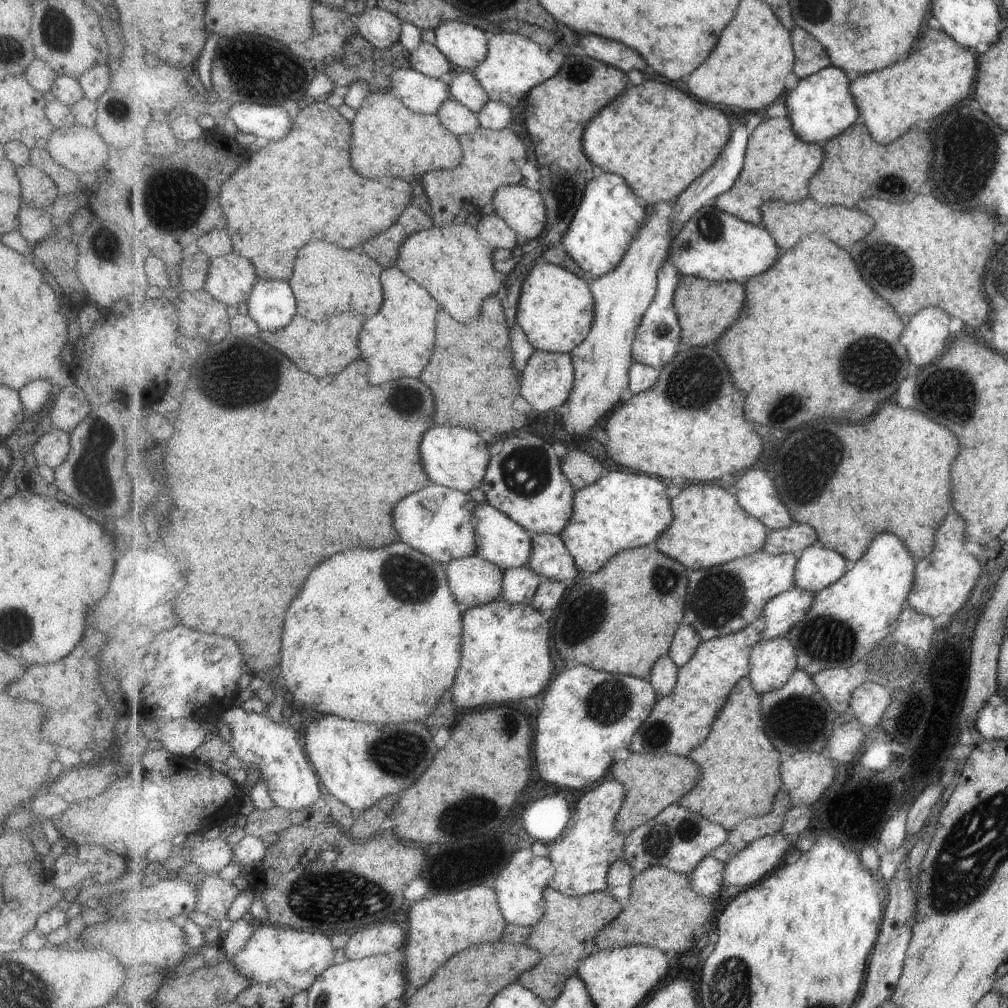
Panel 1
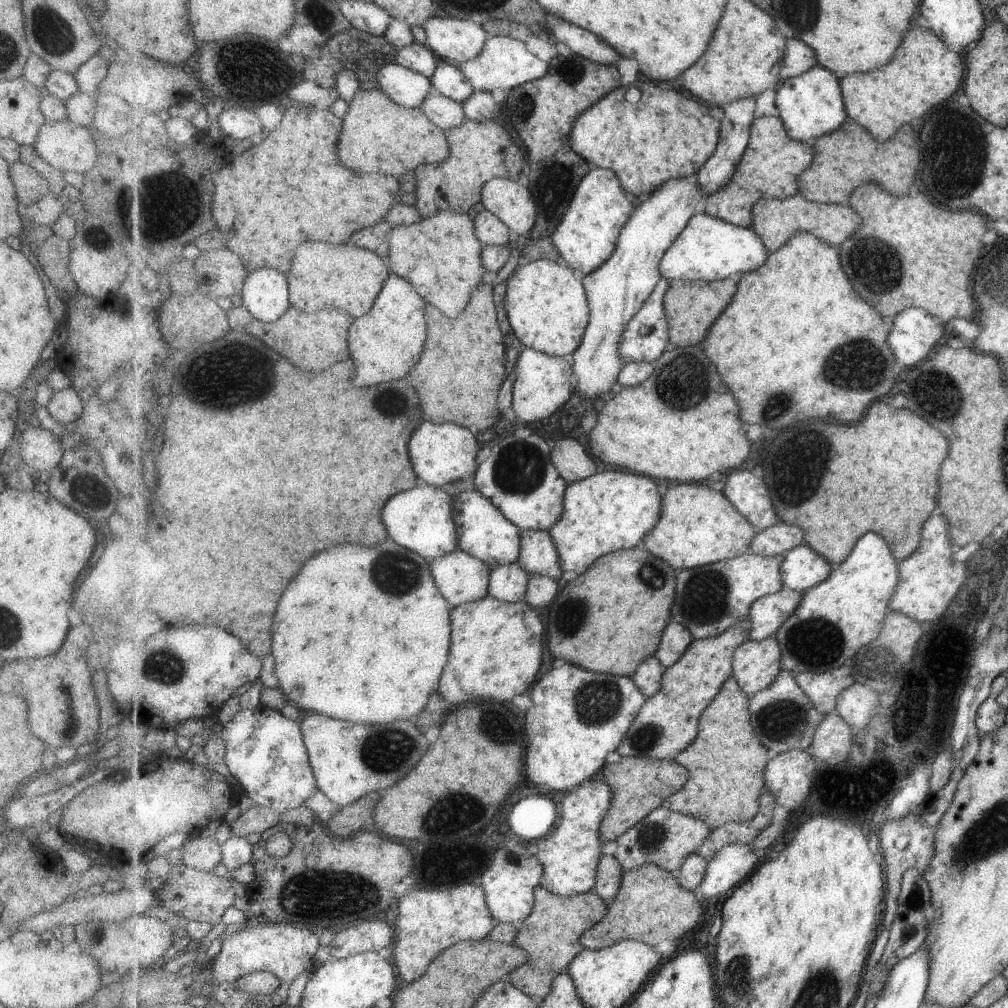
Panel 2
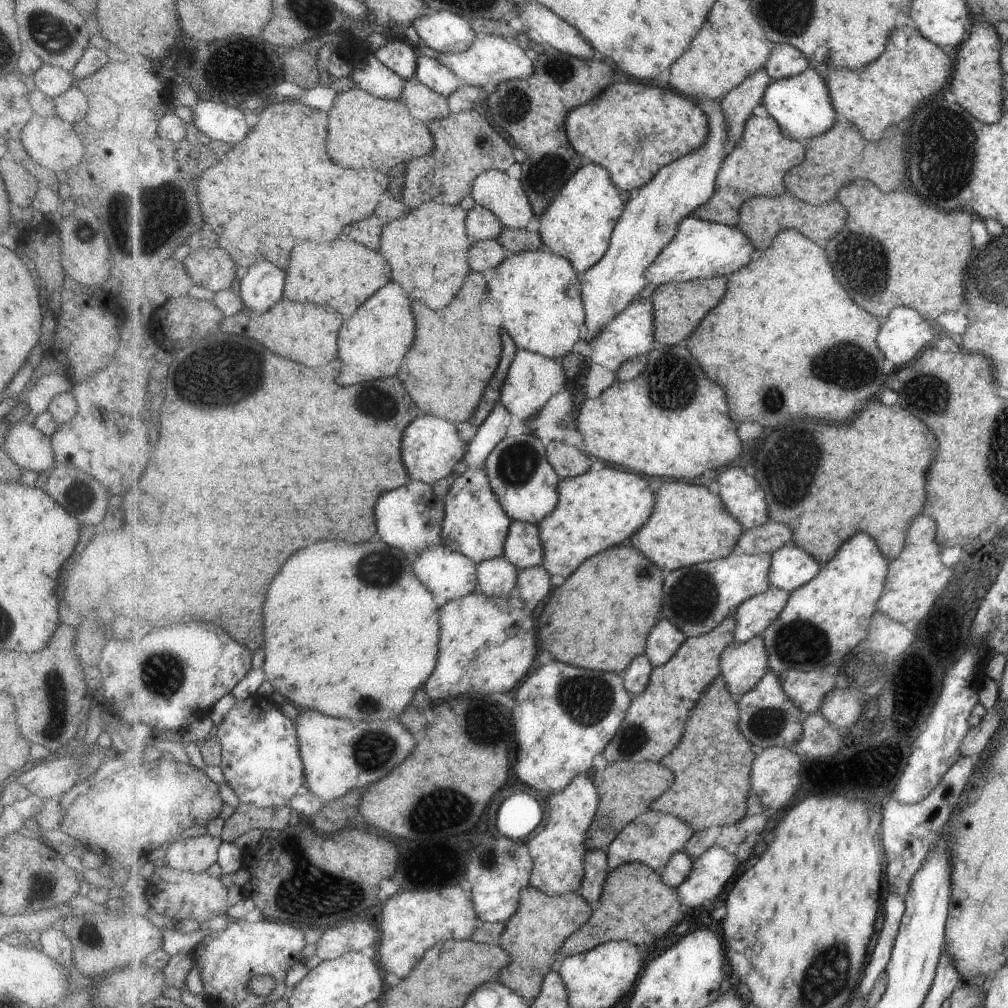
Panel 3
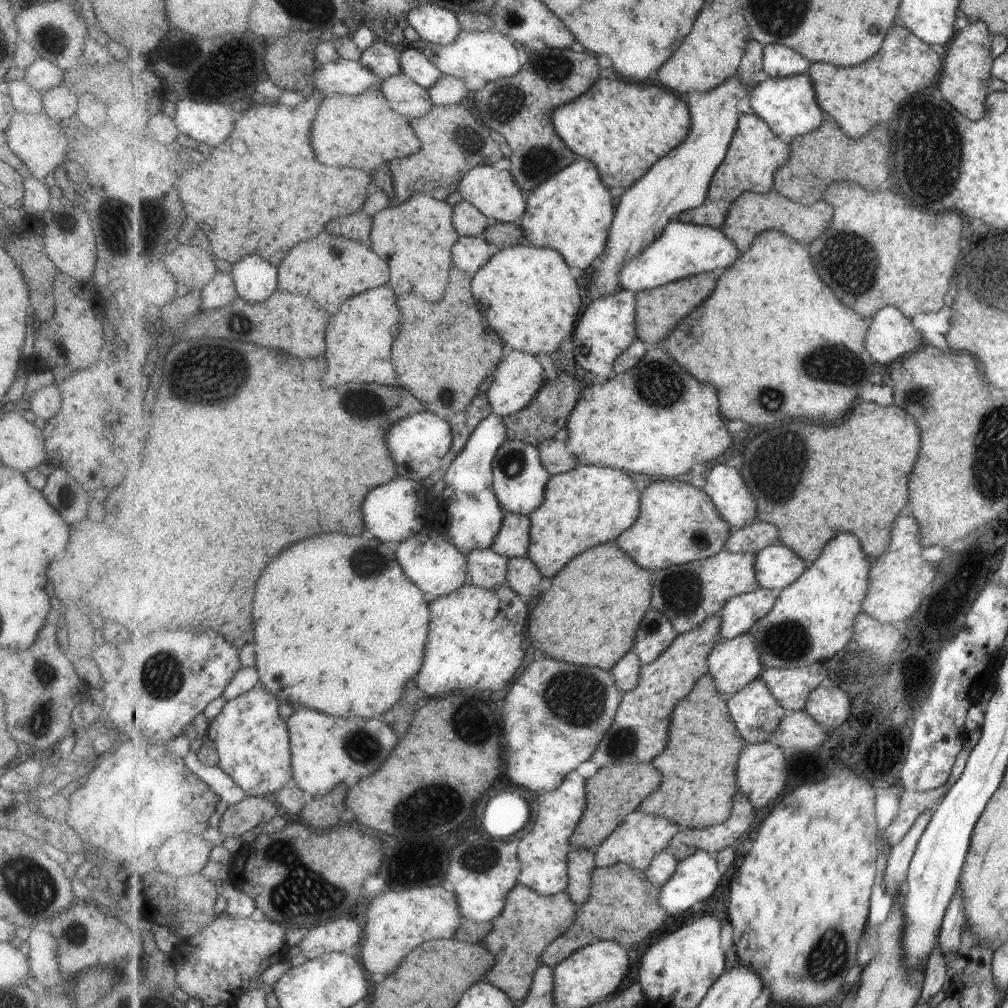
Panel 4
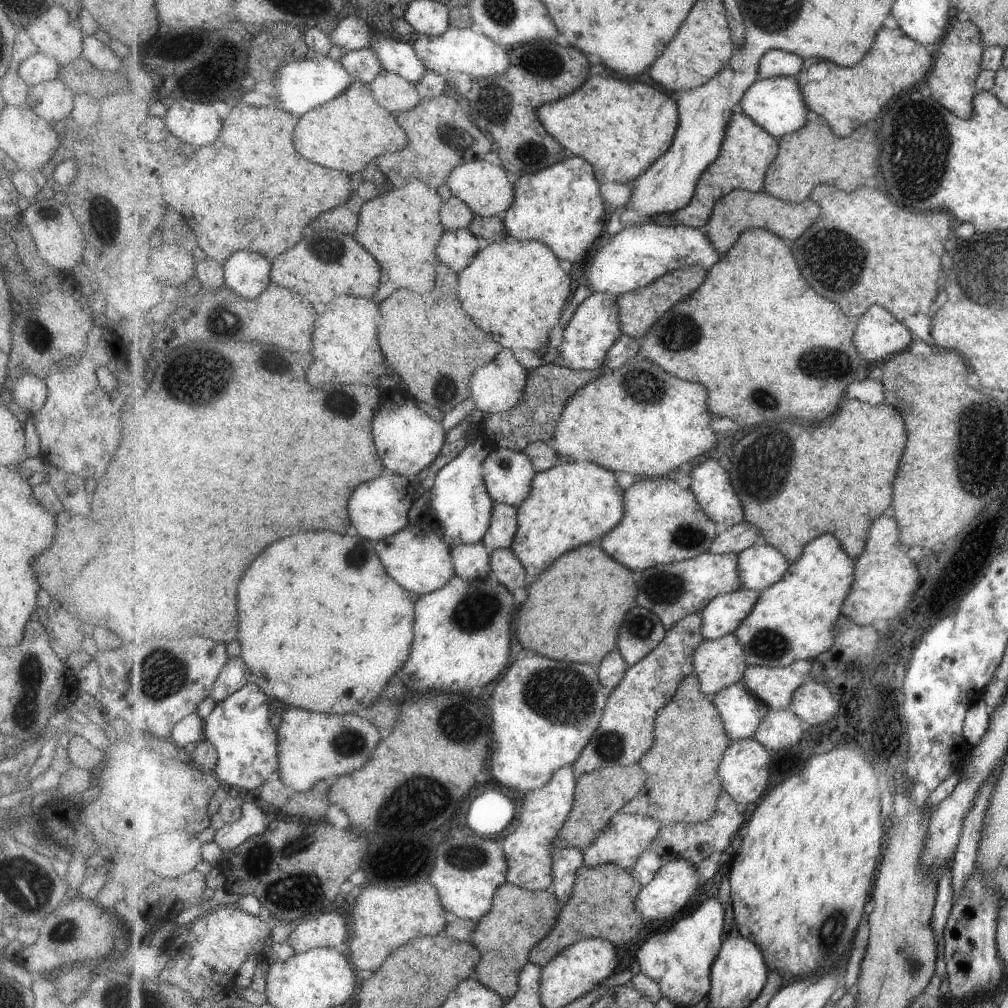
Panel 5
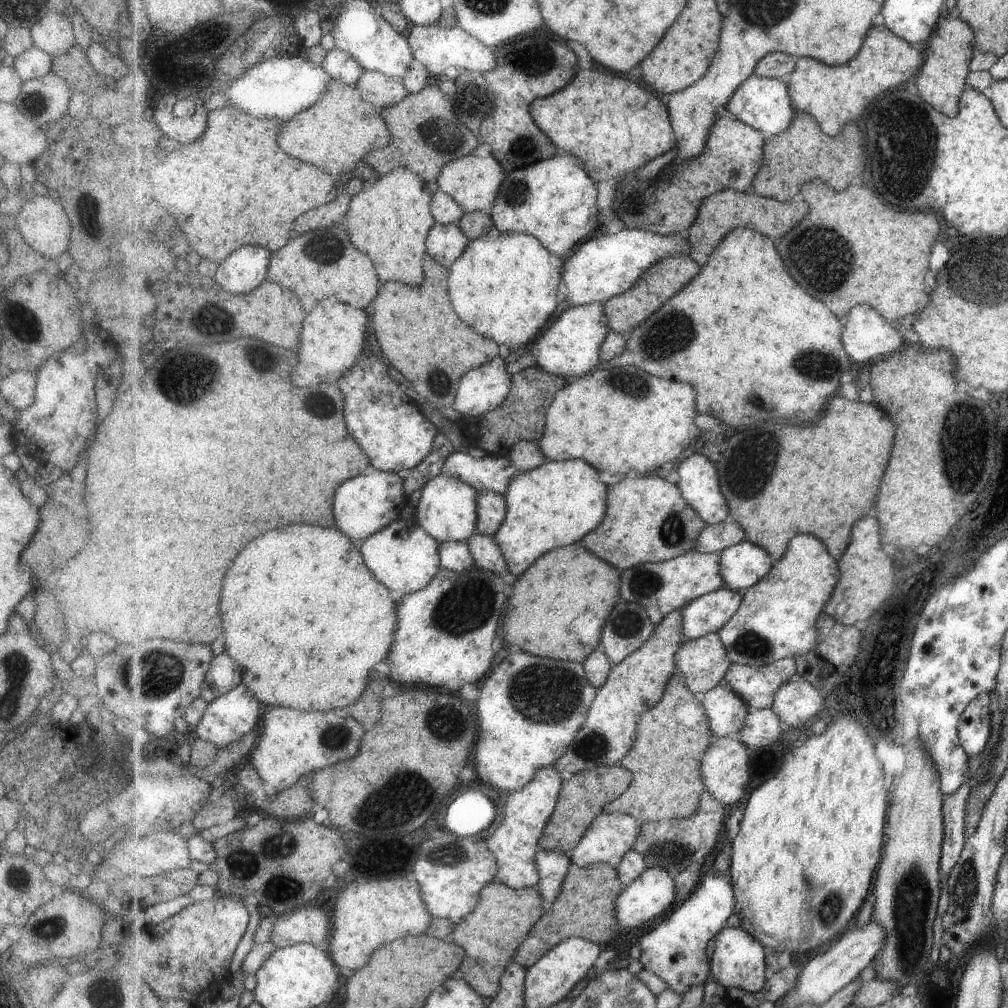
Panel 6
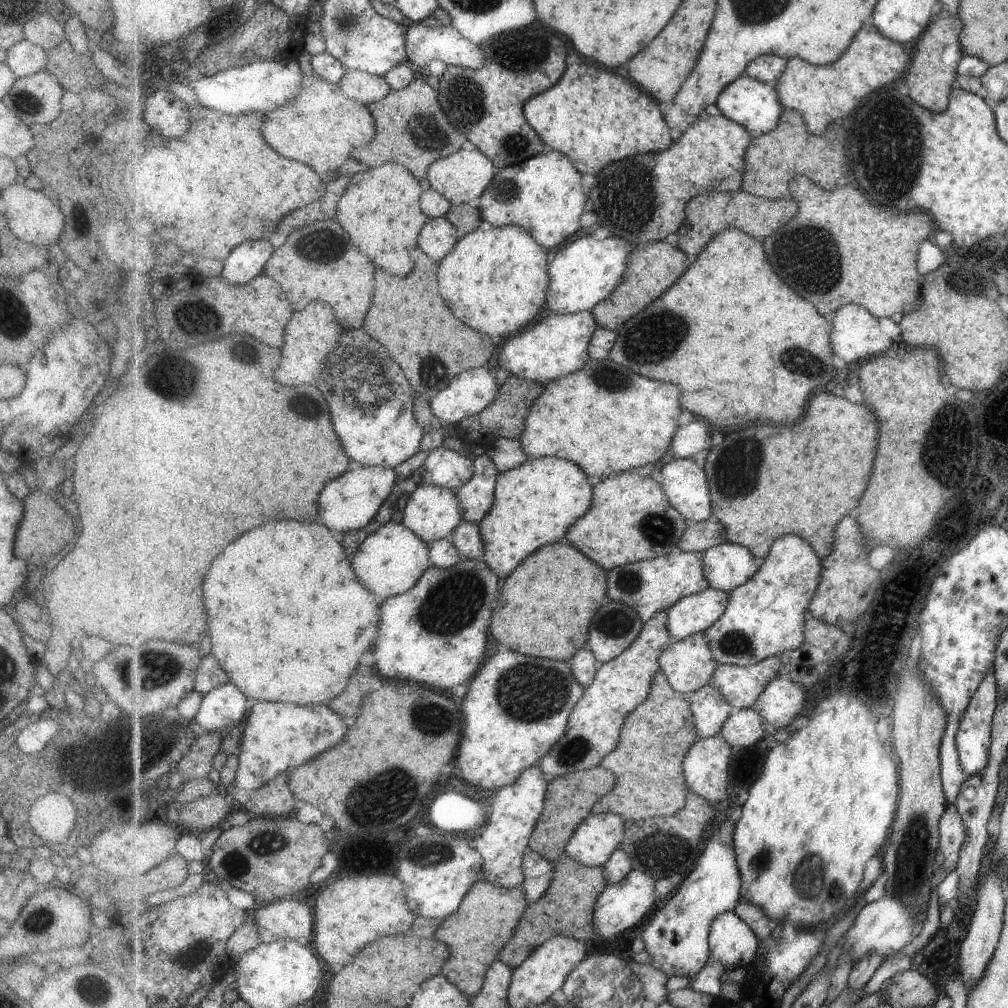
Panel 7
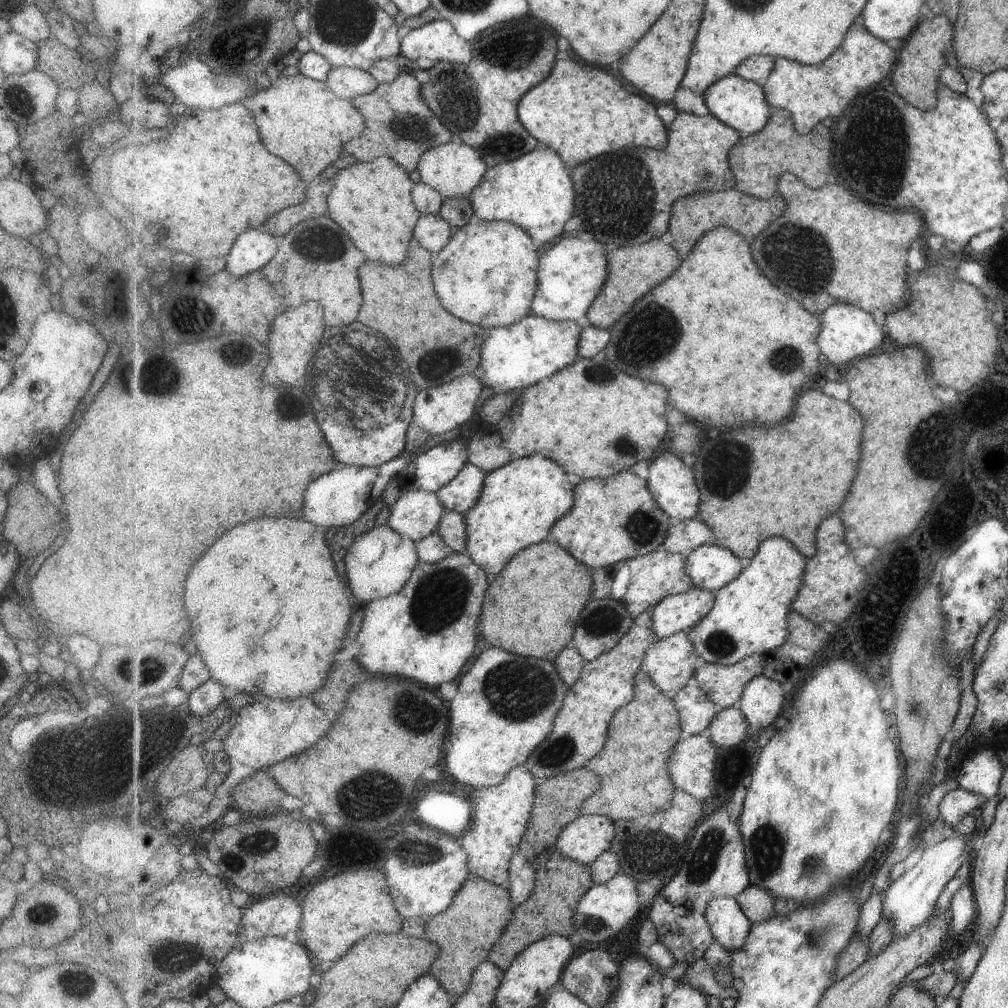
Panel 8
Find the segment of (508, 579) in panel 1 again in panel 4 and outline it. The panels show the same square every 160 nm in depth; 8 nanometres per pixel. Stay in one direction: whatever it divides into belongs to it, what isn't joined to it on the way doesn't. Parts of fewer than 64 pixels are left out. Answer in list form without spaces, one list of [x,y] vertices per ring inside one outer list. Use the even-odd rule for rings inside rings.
[[[478,549],[468,555],[469,582],[486,589],[496,589],[507,582],[510,559],[493,549]]]

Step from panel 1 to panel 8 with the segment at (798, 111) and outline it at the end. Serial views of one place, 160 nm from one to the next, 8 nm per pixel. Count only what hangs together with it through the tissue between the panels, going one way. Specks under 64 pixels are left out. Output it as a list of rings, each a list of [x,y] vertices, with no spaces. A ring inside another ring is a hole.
[[[736,72],[718,80],[704,95],[711,109],[711,114],[718,116],[725,124],[736,128],[743,137],[762,131],[770,122],[773,106],[767,100],[764,86],[739,76]]]

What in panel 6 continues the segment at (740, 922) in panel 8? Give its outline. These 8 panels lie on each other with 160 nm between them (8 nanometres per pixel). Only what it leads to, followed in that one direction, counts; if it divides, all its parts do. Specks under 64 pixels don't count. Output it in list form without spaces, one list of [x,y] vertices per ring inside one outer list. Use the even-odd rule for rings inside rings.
[[[723,927],[723,930],[715,936],[711,950],[710,972],[713,978],[729,988],[741,988],[745,992],[757,992],[767,982],[767,962],[765,956],[768,951],[763,943],[743,927]]]

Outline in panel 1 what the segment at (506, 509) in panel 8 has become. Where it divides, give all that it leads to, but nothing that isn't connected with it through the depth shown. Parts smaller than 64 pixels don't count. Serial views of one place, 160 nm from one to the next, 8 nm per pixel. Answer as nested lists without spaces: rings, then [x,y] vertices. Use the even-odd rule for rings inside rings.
[[[614,470],[606,473],[592,485],[576,492],[574,514],[566,526],[566,530],[560,536],[566,542],[570,553],[575,557],[581,574],[584,575],[596,573],[621,551],[655,544],[673,522],[673,498],[669,498],[667,484],[663,480],[655,480],[655,476],[647,476],[647,474]]]

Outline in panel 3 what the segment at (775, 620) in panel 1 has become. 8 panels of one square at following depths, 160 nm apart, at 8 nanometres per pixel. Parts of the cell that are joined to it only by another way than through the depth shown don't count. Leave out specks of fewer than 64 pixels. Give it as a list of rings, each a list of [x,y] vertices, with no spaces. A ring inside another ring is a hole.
[[[771,585],[767,592],[747,599],[736,614],[738,627],[734,634],[735,640],[744,643],[765,632],[782,614],[790,602],[790,596],[789,591]]]

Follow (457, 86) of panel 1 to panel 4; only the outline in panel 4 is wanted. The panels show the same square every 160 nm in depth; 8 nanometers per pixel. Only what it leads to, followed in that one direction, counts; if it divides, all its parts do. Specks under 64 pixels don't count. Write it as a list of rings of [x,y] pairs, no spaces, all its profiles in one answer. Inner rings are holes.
[[[409,45],[401,47],[401,68],[403,73],[413,78],[417,84],[424,88],[431,88],[441,76],[441,70],[423,54],[421,45]]]

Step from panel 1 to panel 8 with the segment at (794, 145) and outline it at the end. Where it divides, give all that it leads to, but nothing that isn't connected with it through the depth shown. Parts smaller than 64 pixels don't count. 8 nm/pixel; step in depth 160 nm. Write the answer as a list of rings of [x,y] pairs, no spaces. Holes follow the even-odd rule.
[[[679,113],[677,120],[668,124],[668,130],[670,142],[668,147],[662,151],[652,148],[627,148],[623,152],[617,151],[613,154],[607,154],[607,156],[599,156],[599,160],[589,160],[587,164],[581,164],[579,168],[573,170],[575,172],[575,184],[579,184],[579,212],[583,212],[583,238],[585,236],[589,238],[589,234],[593,234],[595,240],[598,240],[601,244],[606,244],[609,250],[637,246],[653,239],[659,239],[665,232],[670,230],[674,204],[679,199],[697,191],[724,191],[737,188],[738,180],[730,165],[730,152],[743,136],[736,128],[725,124],[718,116],[711,113],[705,116],[699,116],[697,113]]]

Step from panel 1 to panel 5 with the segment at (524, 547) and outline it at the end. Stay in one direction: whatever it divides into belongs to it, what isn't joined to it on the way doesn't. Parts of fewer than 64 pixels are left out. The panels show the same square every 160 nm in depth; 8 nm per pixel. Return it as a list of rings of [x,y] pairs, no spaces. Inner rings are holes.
[[[474,435],[465,450],[446,464],[433,480],[431,486],[431,512],[433,525],[452,546],[463,543],[481,543],[490,530],[494,514],[494,500],[488,491],[484,477],[483,463],[493,450],[491,444],[481,435]]]

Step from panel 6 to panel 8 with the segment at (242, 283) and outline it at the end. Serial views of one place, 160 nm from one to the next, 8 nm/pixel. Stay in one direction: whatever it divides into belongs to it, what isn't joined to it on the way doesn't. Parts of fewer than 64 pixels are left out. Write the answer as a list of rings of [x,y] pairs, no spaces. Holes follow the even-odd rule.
[[[263,229],[245,231],[235,241],[228,254],[228,264],[225,270],[236,277],[250,275],[264,268],[275,258],[278,248],[277,240],[271,233]]]

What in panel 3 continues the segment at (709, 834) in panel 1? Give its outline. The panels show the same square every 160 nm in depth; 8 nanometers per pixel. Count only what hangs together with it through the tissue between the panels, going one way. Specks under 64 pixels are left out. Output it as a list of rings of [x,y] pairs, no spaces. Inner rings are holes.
[[[649,809],[630,822],[610,844],[607,850],[609,866],[612,870],[626,864],[643,863],[661,872],[673,856],[685,850],[696,832],[681,817]]]

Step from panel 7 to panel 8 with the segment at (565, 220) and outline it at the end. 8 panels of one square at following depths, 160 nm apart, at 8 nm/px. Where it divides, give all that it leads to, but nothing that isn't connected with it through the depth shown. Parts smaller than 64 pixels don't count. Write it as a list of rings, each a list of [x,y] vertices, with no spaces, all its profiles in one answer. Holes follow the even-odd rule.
[[[539,146],[521,158],[490,167],[470,200],[477,220],[509,221],[522,226],[538,244],[556,242],[567,232],[567,222],[575,214],[575,184],[571,166],[551,147]]]

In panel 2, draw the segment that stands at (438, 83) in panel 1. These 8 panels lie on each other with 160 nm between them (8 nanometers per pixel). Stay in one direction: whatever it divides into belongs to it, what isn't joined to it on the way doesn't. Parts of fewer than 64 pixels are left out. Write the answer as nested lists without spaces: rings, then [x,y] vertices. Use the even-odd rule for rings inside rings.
[[[399,63],[383,66],[374,87],[385,91],[397,104],[410,109],[421,108],[430,92],[434,91],[430,77]]]

